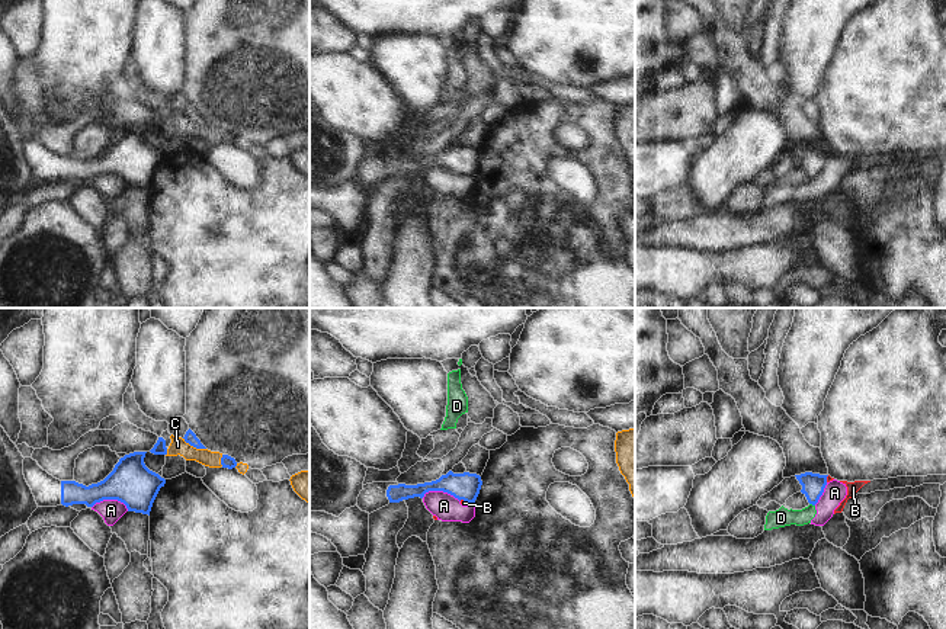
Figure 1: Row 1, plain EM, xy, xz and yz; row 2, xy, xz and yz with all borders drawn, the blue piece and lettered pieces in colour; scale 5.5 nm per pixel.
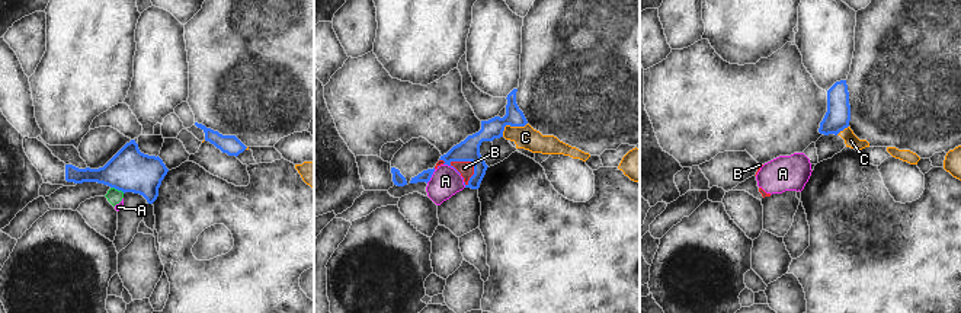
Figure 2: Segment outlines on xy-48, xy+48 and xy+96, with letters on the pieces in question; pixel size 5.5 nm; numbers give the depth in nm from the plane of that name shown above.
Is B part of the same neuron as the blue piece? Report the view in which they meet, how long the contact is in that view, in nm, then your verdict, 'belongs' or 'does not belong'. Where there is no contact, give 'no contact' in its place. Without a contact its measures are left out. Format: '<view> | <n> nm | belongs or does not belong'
xz | 80 nm | does not belong

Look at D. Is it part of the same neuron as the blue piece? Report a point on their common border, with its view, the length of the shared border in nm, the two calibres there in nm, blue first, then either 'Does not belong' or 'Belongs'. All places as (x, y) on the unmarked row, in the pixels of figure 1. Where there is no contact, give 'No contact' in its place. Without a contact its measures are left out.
Touches blue at yz (813, 179). Shared border 40 nm. Thickness 130 nm (blue) against 100 nm. Does not belong

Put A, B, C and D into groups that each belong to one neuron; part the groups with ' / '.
A B D / C

